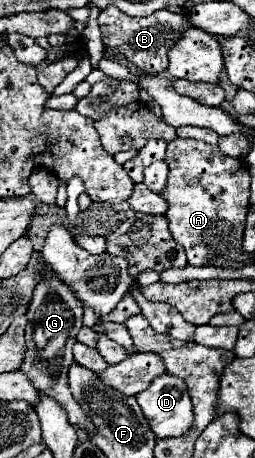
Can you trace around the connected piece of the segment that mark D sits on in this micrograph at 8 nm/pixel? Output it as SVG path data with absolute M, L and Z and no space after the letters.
M162 374L136 398L156 438L176 438L190 430L194 412L184 380Z

